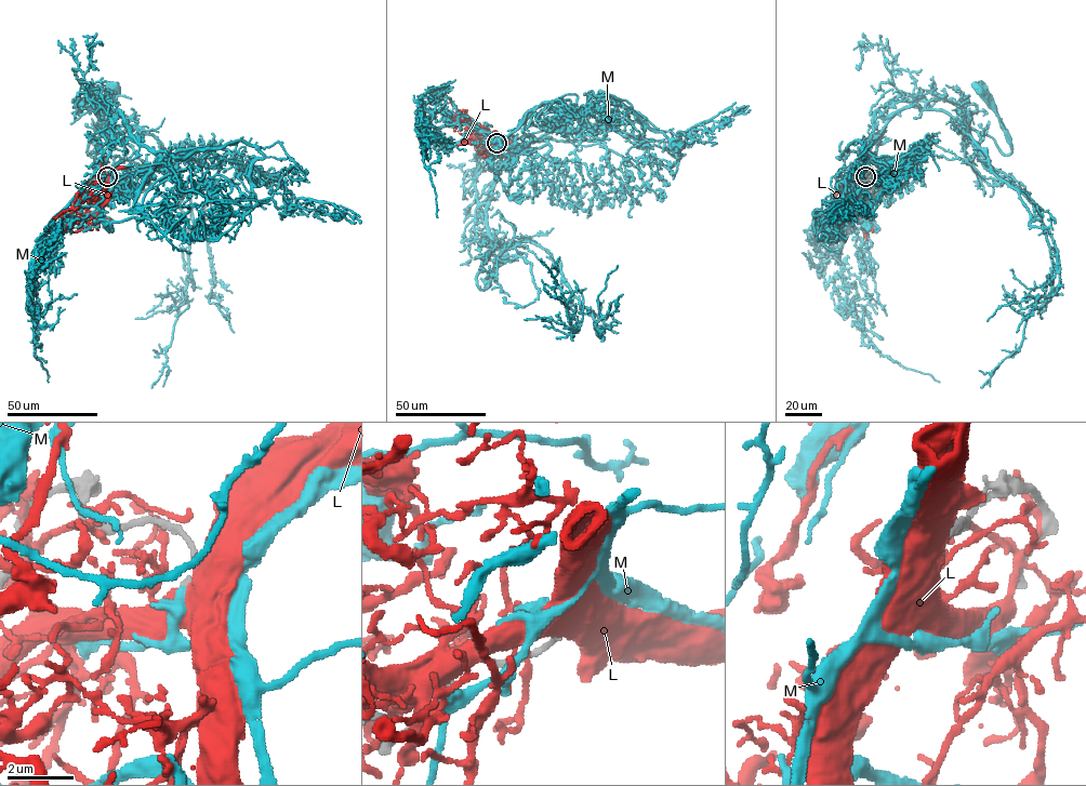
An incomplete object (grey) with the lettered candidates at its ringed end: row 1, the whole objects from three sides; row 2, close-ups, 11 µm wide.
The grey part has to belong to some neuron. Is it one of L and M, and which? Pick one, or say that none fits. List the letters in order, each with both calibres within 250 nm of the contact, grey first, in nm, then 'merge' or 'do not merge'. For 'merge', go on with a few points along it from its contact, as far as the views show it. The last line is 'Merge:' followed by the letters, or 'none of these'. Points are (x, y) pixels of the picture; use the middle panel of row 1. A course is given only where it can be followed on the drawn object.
L: 190 nm thick on the grey side, 750 nm on the other; do not merge
M: 160 nm thick on the grey side, 320 nm on the other; merge; it runs (497, 143), (548, 137), (529, 143), (499, 170), (487, 211), (491, 242), (476, 278), (481, 290), (501, 260)
Merge: M

